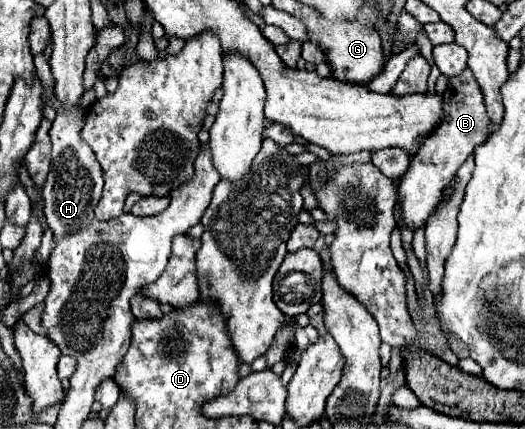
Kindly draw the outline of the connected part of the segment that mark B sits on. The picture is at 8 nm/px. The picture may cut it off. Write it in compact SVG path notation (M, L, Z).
M466 69L462 75L448 79L448 89L444 91L444 117L438 123L438 129L434 129L424 143L420 145L416 157L412 159L406 175L400 181L400 207L404 221L416 229L426 223L426 219L434 213L438 203L442 201L444 187L454 179L456 169L466 161L466 157L474 151L476 145L486 141L492 121L486 115L484 99L480 85L476 83L470 69Z

